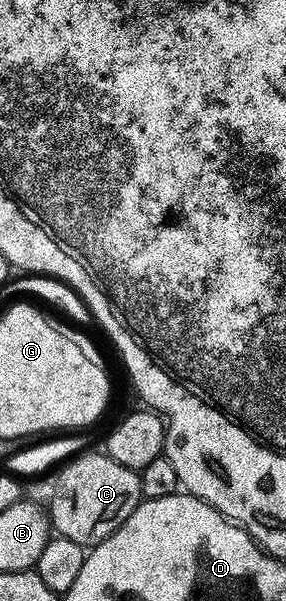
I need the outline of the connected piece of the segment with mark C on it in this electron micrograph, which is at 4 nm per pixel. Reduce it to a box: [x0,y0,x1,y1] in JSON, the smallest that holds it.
[49,452,144,548]

